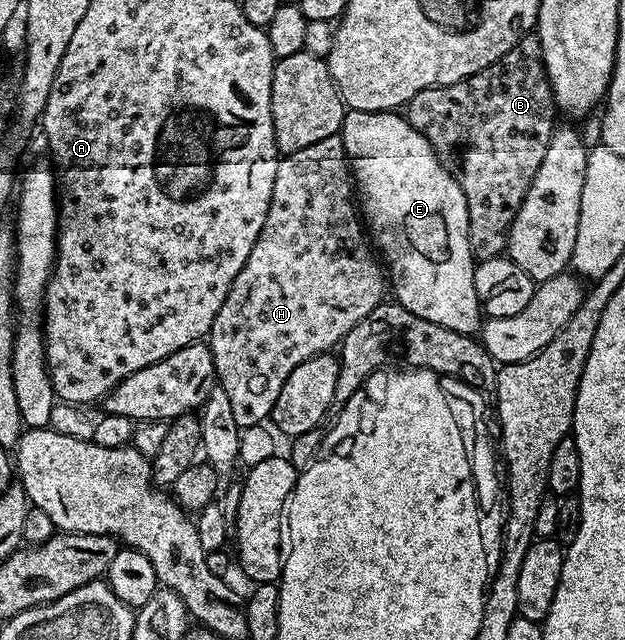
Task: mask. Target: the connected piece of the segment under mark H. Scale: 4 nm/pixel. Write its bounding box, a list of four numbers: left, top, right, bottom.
[210,135,386,429]

